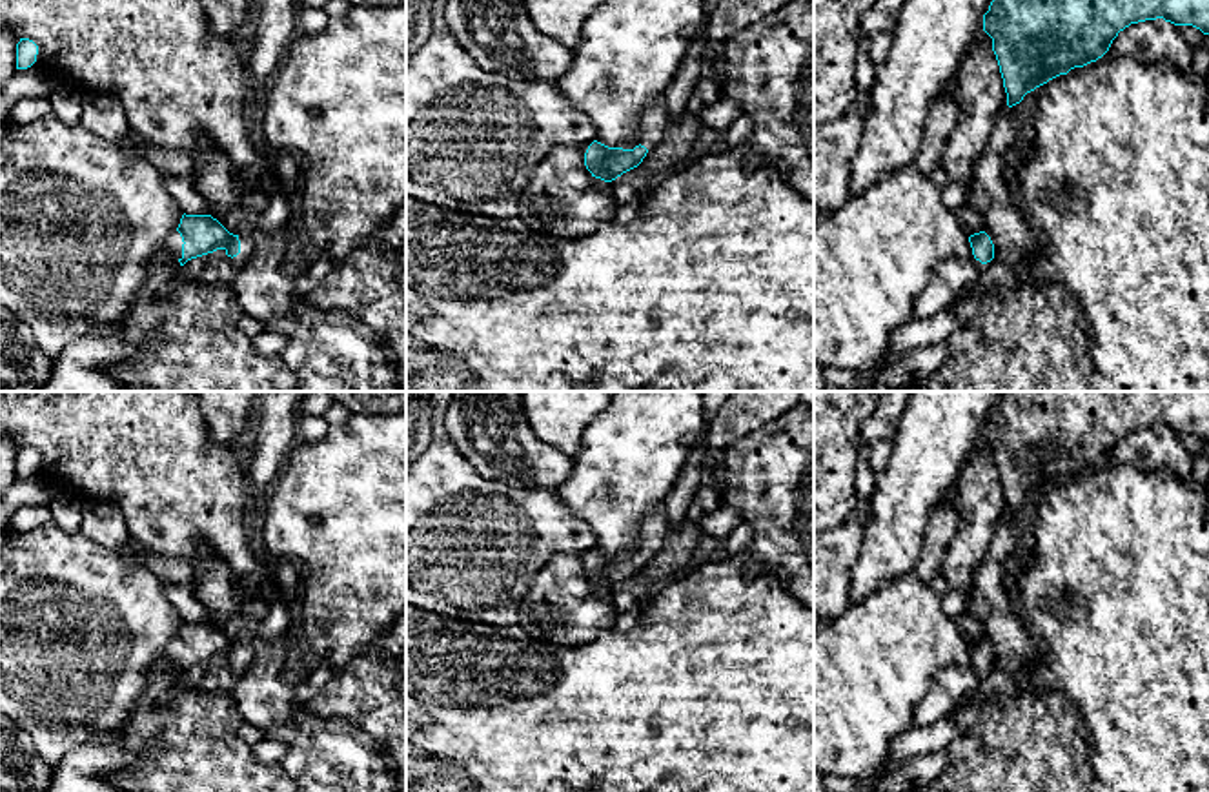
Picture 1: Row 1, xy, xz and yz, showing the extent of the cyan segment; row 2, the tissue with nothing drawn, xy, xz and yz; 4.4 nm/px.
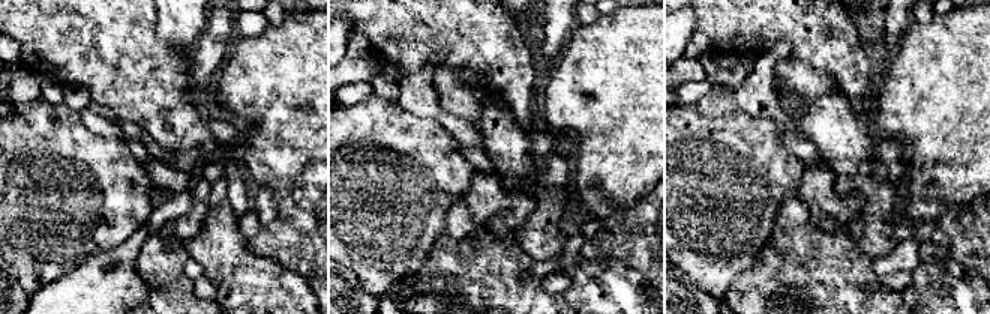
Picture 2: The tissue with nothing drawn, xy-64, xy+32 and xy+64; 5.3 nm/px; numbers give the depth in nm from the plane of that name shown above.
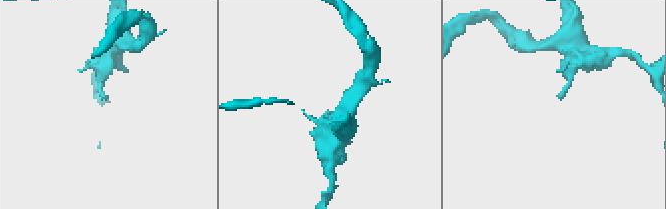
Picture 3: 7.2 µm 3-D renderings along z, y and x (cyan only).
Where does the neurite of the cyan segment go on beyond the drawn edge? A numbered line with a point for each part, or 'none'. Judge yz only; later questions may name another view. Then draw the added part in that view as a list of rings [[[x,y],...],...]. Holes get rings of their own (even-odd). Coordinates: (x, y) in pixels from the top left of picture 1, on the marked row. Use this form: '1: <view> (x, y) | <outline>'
1: yz (951, 275) | [[[947,257],[930,271],[929,284],[914,302],[912,319],[927,319],[950,310],[961,291],[970,286],[985,264],[969,257]]]

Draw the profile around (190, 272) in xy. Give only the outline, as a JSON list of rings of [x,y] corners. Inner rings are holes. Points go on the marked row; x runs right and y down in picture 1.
[[[217,249],[213,253],[188,260],[184,266],[178,268],[177,282],[198,282],[202,268],[220,255],[226,255],[226,249]]]

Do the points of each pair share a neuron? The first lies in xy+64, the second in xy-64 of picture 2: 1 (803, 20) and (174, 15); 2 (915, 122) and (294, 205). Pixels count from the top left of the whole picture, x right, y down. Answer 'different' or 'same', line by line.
1: different
2: different

